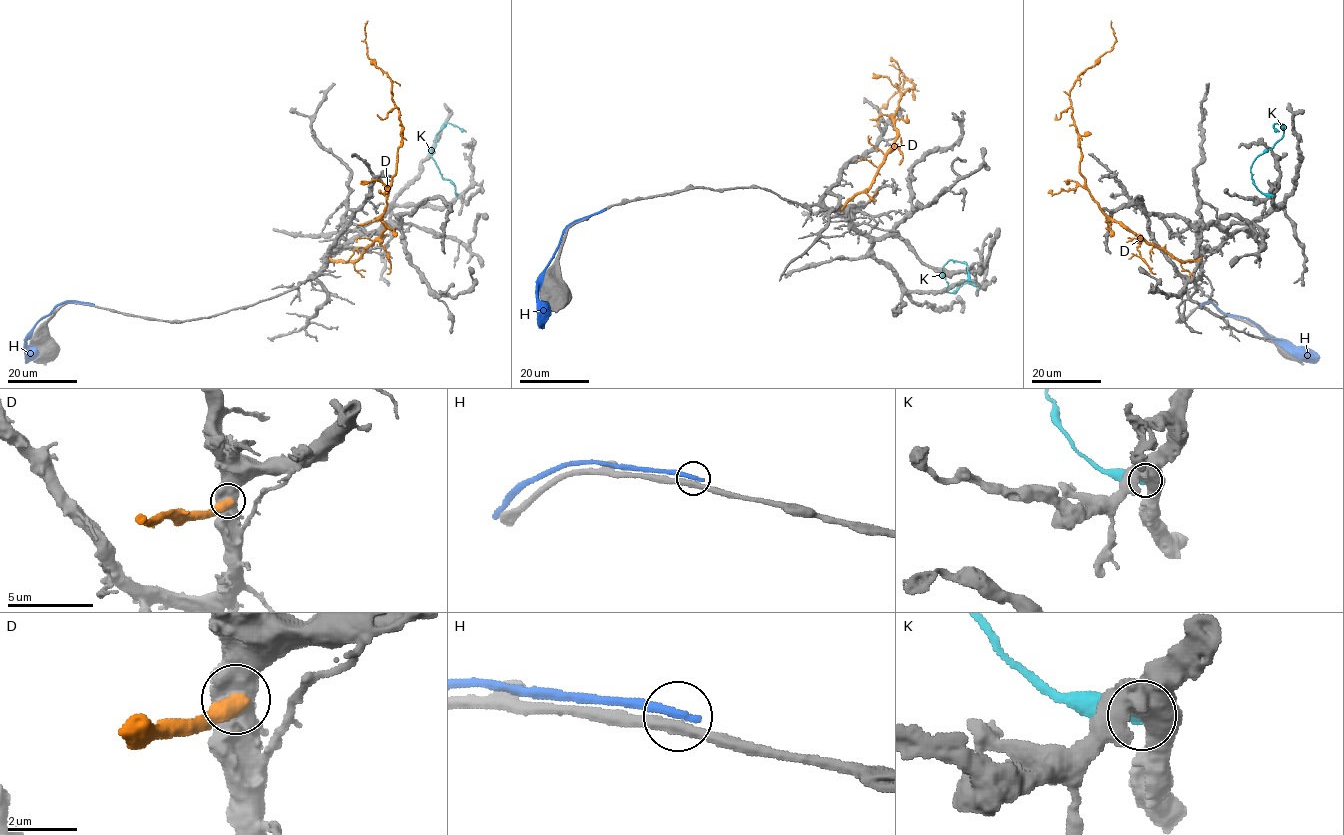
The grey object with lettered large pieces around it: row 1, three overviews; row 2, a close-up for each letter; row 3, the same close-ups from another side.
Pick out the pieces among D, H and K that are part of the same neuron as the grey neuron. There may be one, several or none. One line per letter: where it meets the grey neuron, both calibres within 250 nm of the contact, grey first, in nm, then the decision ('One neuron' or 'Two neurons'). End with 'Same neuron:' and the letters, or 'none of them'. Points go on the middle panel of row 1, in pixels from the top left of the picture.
D: Touches grey at (841, 209). Thickness 950 nm (grey) against 480 nm. Two neurons
H: Touches grey at (603, 210). Thickness 400 nm (grey) against 320 nm. Two neurons
K: Touches grey at (970, 280). Thickness 500 nm (grey) against 650 nm. Two neurons
Same neuron: none of them

